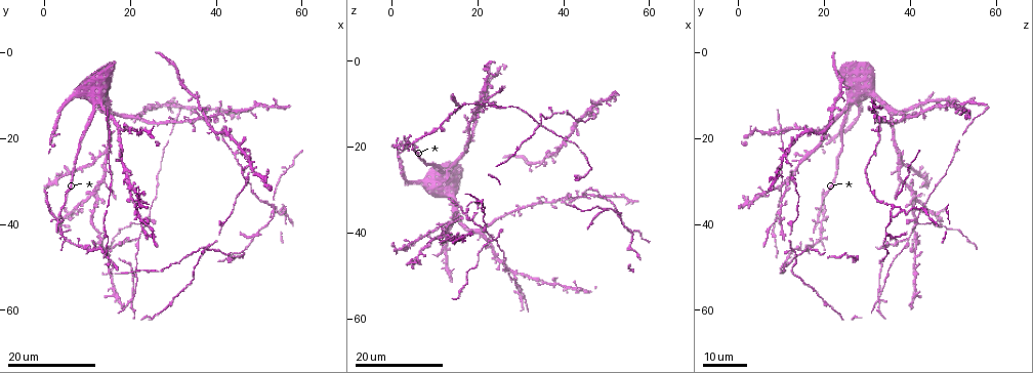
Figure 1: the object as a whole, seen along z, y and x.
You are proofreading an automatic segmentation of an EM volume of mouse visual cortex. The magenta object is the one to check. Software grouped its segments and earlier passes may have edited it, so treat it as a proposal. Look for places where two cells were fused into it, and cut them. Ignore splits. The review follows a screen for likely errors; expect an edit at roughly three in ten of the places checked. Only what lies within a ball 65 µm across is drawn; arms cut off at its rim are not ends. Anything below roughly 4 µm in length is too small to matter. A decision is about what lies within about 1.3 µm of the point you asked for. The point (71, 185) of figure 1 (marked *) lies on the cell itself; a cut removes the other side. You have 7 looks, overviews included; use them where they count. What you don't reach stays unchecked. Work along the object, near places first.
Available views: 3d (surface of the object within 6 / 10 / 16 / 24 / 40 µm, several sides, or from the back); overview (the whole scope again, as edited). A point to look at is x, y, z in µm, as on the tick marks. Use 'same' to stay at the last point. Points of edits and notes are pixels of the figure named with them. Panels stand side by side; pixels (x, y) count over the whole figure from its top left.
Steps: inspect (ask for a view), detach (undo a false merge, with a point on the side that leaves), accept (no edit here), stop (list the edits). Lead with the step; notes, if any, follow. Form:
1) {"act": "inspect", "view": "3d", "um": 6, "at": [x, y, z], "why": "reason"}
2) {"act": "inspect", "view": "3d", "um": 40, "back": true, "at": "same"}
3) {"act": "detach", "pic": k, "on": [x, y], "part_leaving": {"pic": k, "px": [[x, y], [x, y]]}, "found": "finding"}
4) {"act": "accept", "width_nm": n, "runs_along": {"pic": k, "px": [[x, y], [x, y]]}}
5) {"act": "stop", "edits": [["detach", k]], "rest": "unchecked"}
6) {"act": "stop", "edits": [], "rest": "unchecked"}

{"act": "inspect", "view": "3d", "um": 16, "at": [20.5, 15.0, 39.5]}

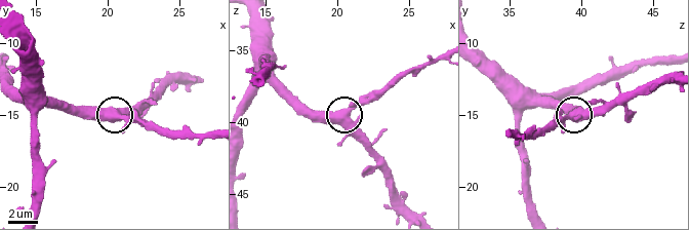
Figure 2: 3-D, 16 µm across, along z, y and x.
{"act": "inspect", "view": "3d", "um": 10, "at": [21.2, 15.2, 39.0]}

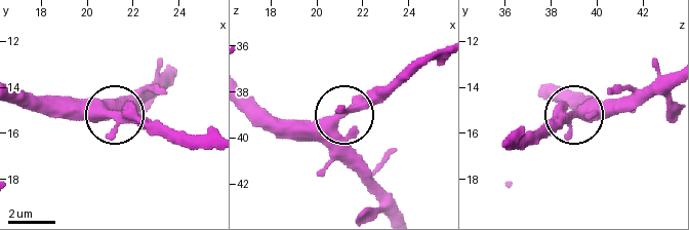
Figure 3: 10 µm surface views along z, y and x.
{"act": "accept", "runs_along": {"pic": 3, "px": [[251, 94], [280, 118], [333, 118], [363, 109], [391, 85]]}, "found": "all the same cell"}

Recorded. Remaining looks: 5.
{"act": "inspect", "view": "3d", "um": 16, "at": [22.5, 39.0, 9.5], "why": "branch point"}

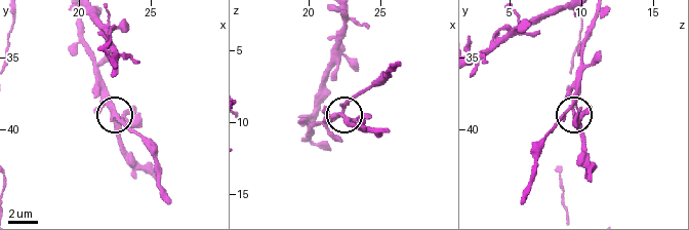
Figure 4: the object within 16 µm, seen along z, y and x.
{"act": "inspect", "view": "3d", "um": 6, "at": [22.2, 38.6, 9.2]}

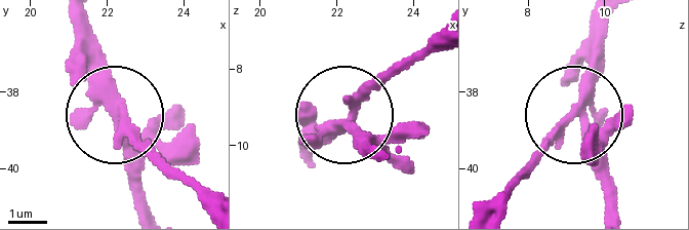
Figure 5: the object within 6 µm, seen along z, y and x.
{"act": "accept", "runs_along": {"pic": 5, "px": [[601, 18], [580, 126], [610, 192]]}, "found": "one cell here"}

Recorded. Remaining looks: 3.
{"act": "inspect", "view": "3d", "um": 16, "at": [23.0, 40.5, 41.5]}

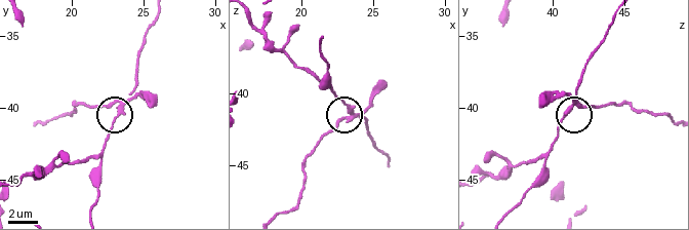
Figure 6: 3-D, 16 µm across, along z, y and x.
{"act": "inspect", "view": "3d", "um": 6, "at": [23.6, 39.8, 41.6]}

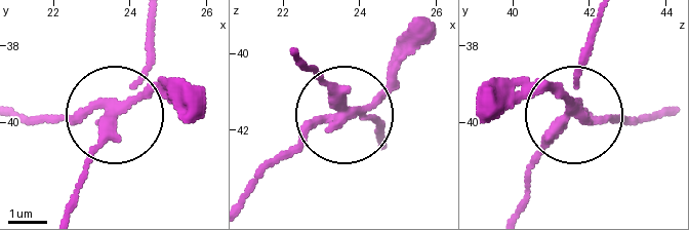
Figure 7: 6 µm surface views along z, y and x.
{"act": "detach", "pic": 7, "on": [394, 87], "arms": 3, "part_leaving": {"pic": 7, "px": [[338, 113], [247, 198]]}, "found": "two cells meet here"}

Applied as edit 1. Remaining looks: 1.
{"act": "stop", "edits": [["detach", 7]], "rest": "unchecked"}

